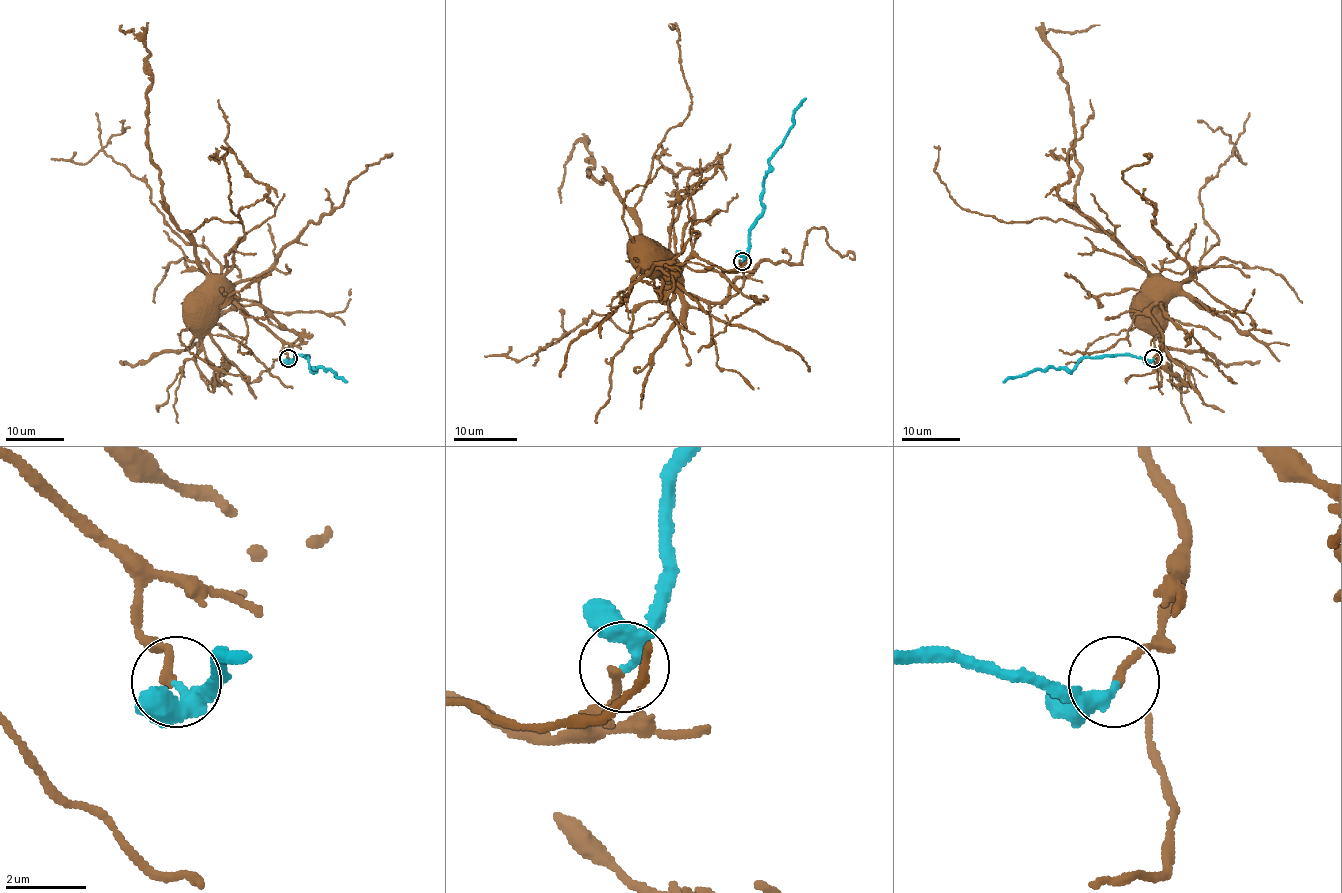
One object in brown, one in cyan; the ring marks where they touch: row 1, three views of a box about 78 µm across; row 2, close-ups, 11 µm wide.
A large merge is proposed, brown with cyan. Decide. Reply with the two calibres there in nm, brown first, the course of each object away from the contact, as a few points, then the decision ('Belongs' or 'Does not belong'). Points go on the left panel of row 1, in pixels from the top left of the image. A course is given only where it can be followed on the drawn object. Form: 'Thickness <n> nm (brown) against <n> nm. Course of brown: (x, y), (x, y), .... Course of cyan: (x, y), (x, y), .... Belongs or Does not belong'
Thickness 240 nm (brown) against 320 nm. Course of brown: (288, 359), (279, 340), (231, 301), (216, 301), (196, 312). Course of cyan: (288, 359), (307, 356), (313, 370), (316, 367), (330, 370), (347, 382). Does not belong

